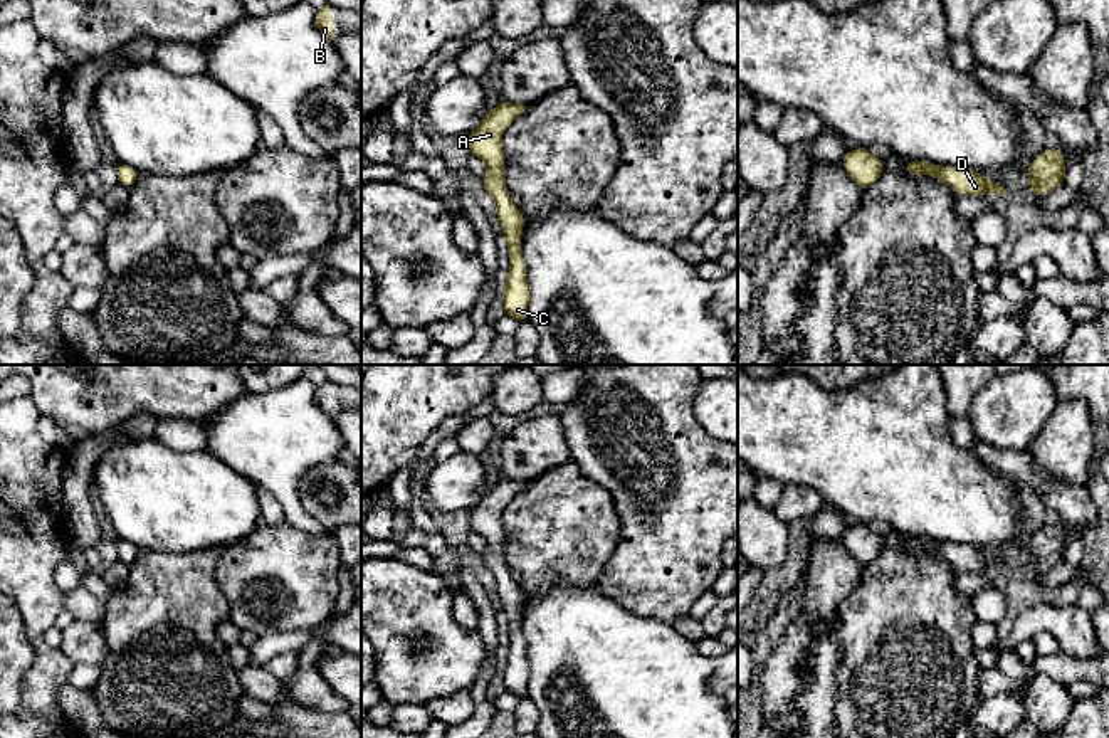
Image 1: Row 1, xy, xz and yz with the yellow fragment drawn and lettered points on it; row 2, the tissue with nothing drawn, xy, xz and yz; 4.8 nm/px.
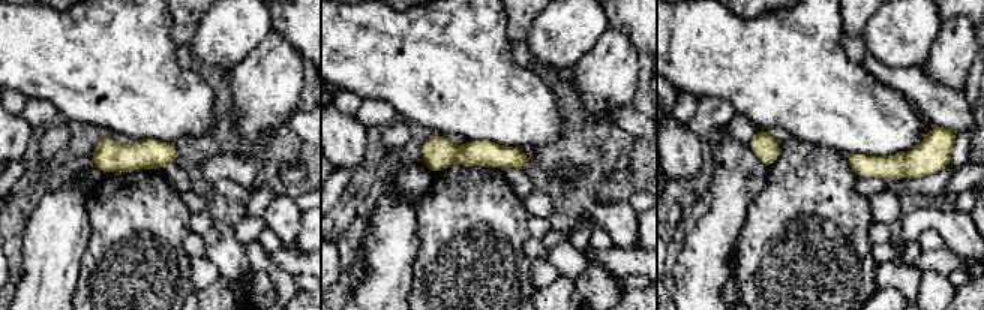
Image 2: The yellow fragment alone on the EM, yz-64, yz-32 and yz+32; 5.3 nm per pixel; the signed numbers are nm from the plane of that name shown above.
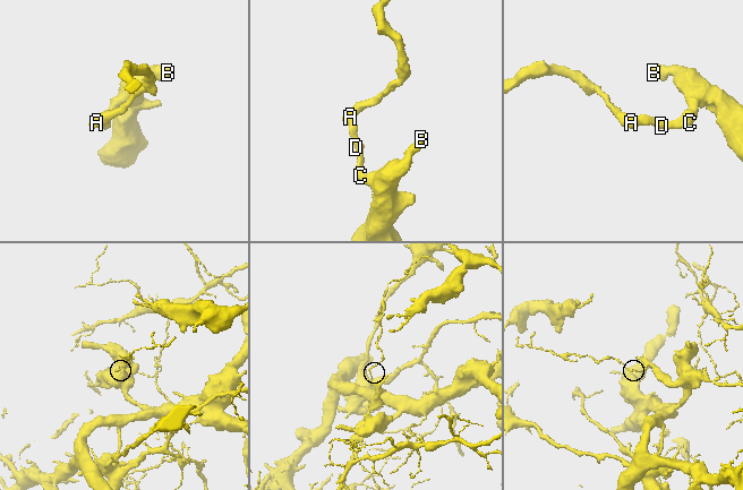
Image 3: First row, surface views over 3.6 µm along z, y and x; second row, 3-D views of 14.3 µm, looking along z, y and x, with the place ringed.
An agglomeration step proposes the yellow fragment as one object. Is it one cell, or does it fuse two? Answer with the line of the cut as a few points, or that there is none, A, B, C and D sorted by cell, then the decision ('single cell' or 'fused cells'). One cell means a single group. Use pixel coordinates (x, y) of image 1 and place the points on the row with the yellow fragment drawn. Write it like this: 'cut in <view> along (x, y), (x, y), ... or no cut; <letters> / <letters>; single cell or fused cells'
no cut; A B C D; single cell

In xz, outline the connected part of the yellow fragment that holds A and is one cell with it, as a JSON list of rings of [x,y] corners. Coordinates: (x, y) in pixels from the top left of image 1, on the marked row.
[[[501,101],[482,123],[467,134],[469,151],[486,163],[486,177],[482,185],[496,203],[496,215],[507,240],[509,276],[502,291],[502,306],[506,316],[518,323],[528,321],[529,286],[526,282],[526,262],[521,250],[521,232],[524,215],[516,203],[511,202],[504,180],[504,151],[501,136],[507,126],[518,119],[528,106]]]

